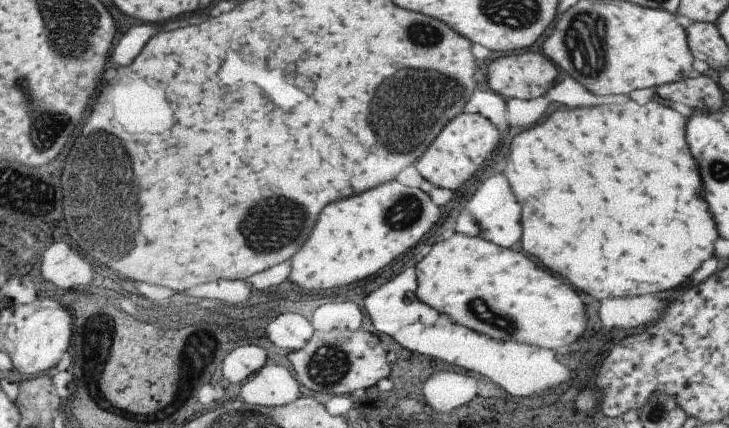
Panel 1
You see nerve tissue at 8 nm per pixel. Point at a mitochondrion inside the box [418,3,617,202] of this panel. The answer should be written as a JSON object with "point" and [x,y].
{"point":[585,41]}

